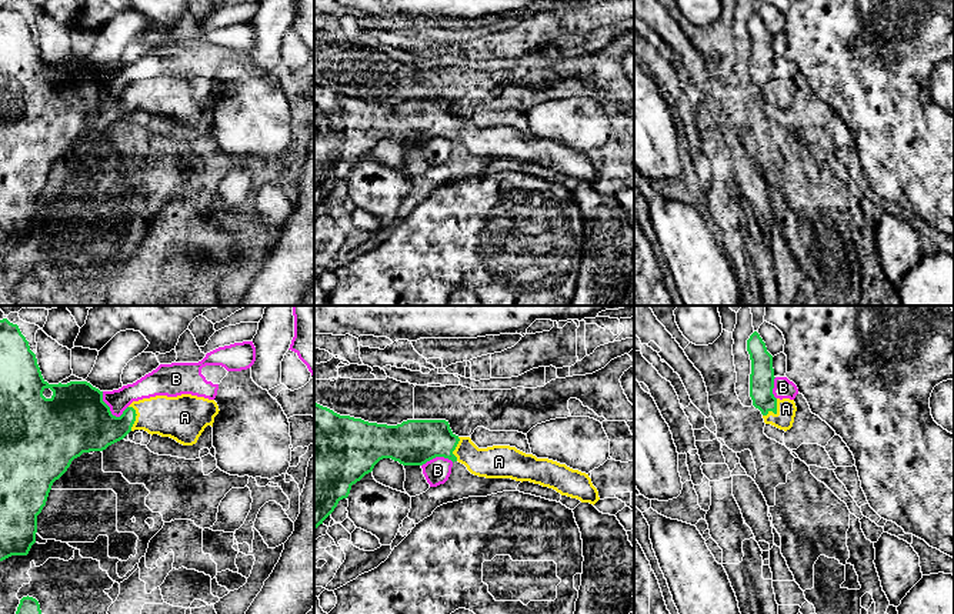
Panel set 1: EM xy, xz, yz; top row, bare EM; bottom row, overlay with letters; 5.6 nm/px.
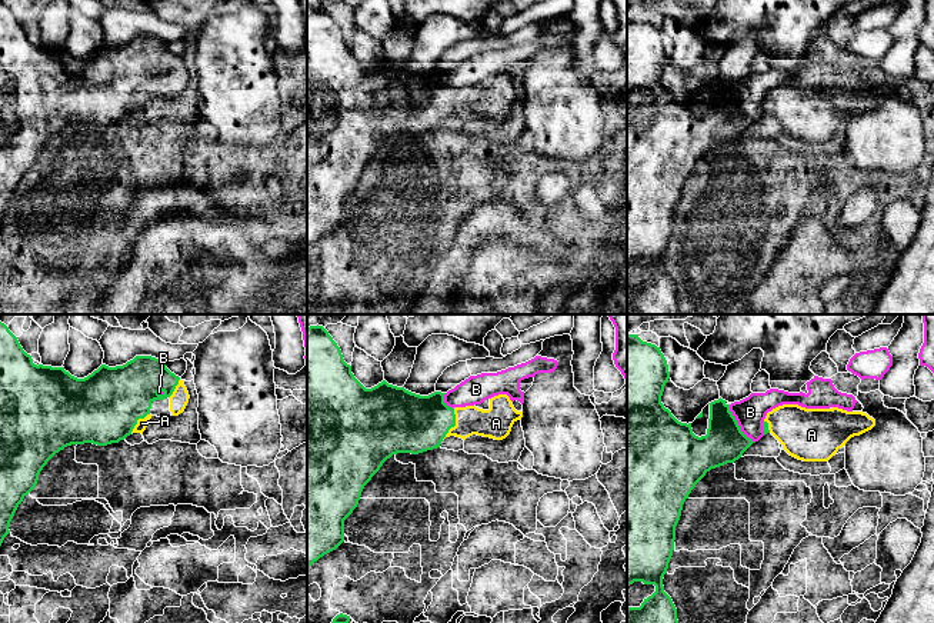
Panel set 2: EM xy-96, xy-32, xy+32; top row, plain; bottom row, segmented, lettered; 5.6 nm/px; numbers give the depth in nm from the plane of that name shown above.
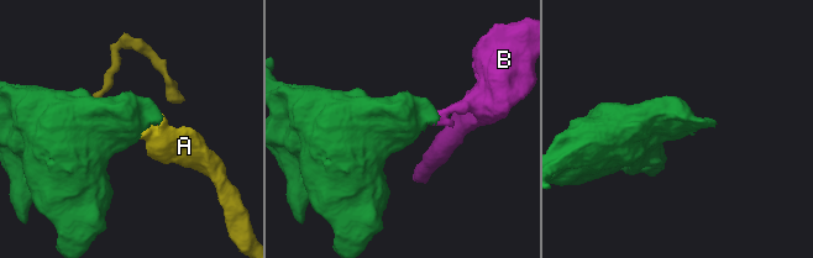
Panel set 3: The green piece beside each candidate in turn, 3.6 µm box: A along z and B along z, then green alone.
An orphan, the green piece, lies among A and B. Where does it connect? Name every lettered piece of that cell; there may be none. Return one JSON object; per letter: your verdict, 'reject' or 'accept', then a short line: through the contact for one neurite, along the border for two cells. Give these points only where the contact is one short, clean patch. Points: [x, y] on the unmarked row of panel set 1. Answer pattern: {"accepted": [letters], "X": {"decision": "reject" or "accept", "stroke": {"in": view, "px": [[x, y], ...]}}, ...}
{"accepted": ["A"], "A": {"decision": "accept"}, "B": {"decision": "reject"}}

